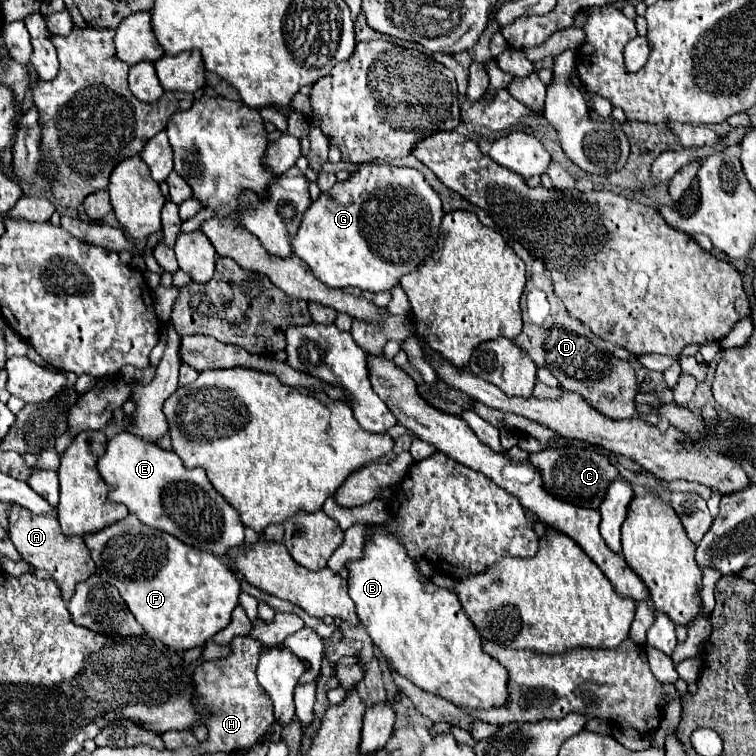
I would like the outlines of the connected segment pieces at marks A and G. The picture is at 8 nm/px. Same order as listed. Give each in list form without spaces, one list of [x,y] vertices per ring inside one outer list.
[[[12,504],[8,510],[8,532],[10,532],[12,544],[16,546],[16,550],[22,554],[22,558],[32,568],[40,568],[40,570],[50,572],[54,582],[60,586],[62,598],[66,602],[72,598],[76,584],[90,578],[96,570],[96,566],[90,558],[90,550],[86,548],[84,540],[82,538],[64,538],[64,534],[60,534],[58,518],[38,516],[38,514],[32,514],[24,506]]]
[[[362,164],[348,180],[318,196],[304,214],[292,248],[326,286],[354,286],[378,294],[400,286],[404,274],[418,270],[432,256],[442,216],[440,196],[418,170]]]

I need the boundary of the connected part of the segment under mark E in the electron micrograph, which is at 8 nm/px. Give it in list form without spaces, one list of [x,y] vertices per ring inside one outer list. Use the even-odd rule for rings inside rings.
[[[120,432],[108,440],[106,452],[98,458],[98,472],[110,488],[112,502],[124,504],[140,522],[164,530],[184,544],[216,556],[244,544],[244,526],[236,510],[216,494],[204,470],[188,470],[172,450],[164,450],[132,432]]]

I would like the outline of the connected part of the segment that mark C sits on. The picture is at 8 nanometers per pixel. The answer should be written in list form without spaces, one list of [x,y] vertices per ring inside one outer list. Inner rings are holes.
[[[546,448],[542,452],[530,454],[528,462],[540,470],[544,490],[558,500],[564,500],[574,506],[598,510],[606,498],[606,490],[614,480],[620,478],[618,468],[604,454],[596,454],[590,450],[574,450],[574,448]]]

